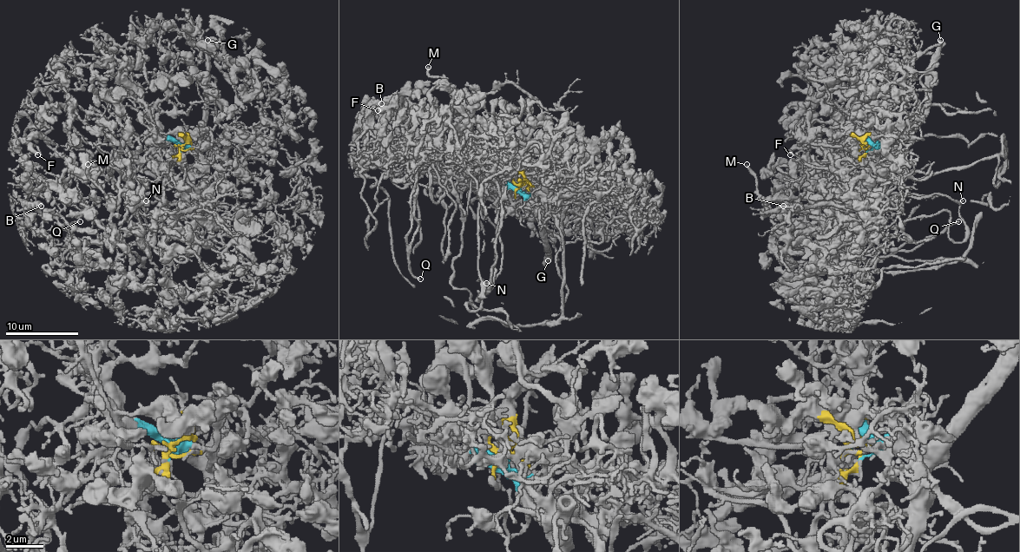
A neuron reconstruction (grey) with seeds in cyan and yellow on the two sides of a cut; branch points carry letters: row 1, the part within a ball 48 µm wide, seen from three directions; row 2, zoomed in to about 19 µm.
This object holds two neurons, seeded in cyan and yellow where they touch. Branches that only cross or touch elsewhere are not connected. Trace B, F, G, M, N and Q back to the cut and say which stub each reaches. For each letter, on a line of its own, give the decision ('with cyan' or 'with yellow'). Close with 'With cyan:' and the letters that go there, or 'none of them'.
B: with yellow
F: with yellow
G: with cyan
M: with yellow
N: with yellow
Q: with yellow
With cyan: G

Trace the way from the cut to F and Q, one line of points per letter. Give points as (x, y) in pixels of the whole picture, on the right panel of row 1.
F: (863, 146), (865, 154), (822, 169), (819, 179), (839, 144), (815, 141), (789, 154)
Q: (863, 146), (865, 154), (846, 160), (837, 224), (824, 237), (835, 257), (910, 252), (959, 220)

